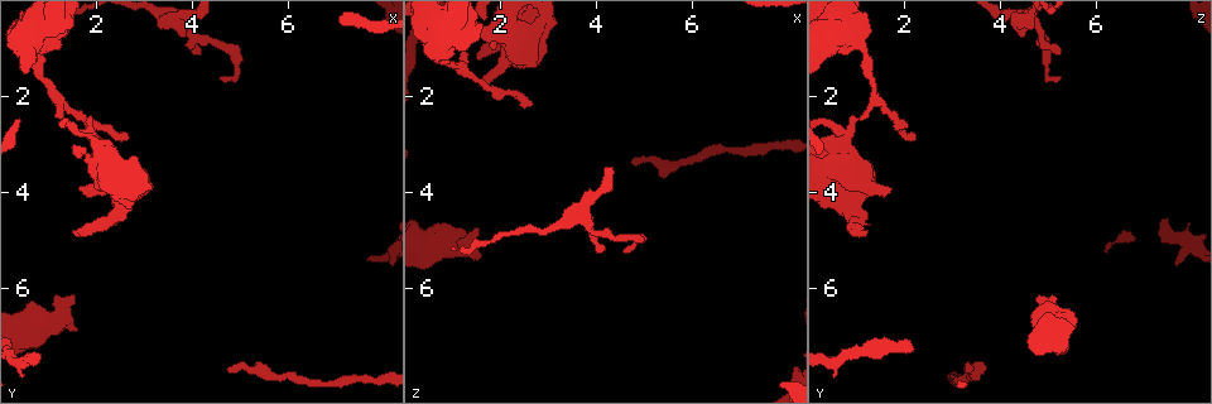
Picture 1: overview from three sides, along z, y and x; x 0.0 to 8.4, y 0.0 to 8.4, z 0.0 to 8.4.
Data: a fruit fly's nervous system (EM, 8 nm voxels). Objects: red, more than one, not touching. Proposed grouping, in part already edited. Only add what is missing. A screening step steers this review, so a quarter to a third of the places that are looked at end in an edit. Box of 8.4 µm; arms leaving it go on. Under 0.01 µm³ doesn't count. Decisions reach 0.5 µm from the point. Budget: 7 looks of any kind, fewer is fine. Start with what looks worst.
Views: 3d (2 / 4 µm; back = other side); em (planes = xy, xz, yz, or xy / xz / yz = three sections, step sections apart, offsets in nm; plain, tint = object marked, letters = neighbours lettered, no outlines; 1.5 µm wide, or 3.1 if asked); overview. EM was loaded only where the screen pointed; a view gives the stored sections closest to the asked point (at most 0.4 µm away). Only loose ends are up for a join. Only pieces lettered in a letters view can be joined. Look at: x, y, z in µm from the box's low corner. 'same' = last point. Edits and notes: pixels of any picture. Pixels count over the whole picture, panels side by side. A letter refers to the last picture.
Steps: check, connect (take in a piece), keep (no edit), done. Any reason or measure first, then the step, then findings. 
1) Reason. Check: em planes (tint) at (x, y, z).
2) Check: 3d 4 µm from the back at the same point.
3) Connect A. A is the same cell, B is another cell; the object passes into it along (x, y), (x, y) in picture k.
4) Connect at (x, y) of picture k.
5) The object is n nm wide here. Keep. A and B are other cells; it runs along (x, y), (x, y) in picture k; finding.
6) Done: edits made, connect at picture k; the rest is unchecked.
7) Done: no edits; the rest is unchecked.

Thick end. Check: em planes (letters) at (1.45, 6.20, 4.75).

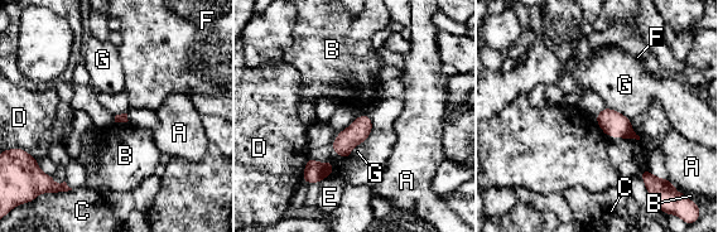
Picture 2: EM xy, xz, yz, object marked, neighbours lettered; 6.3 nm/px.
Keep. A, B, C, D, E, F and G are other cells; a border runs along (594, 119), (607, 136) in picture 2; no lettered piece goes on from it.

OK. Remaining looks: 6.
Branch stops here. Check: 3d 4 µm at (1.60, 4.90, 1.20).

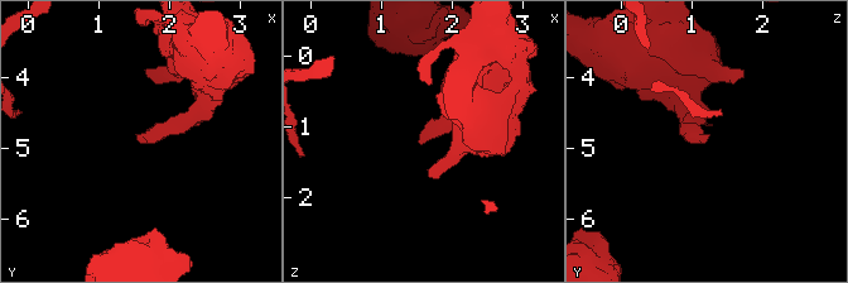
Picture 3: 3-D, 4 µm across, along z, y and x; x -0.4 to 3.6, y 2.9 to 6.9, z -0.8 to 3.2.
Check: em xz step 8 (tint) at (1.55, 4.85, 1.20).

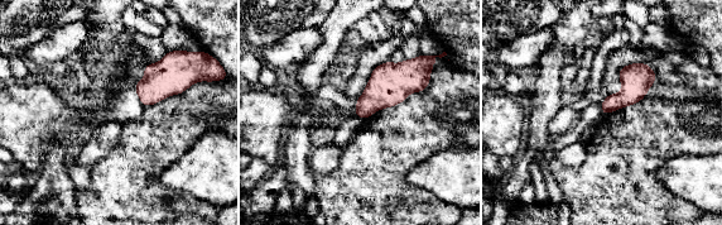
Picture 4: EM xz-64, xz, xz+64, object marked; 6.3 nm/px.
Another direction. Check: em planes (letters) at the same point.

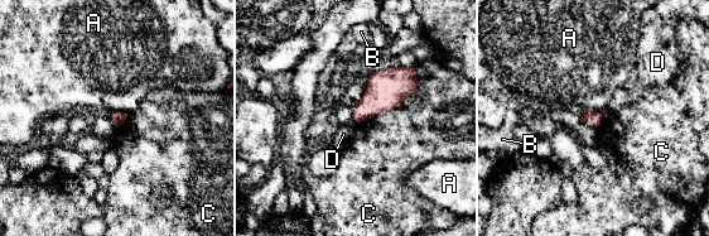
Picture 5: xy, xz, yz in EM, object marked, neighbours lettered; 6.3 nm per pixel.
Keep. A, B, C and D are other cells; none of them fits.

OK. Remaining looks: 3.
Tapers out. Check: em xz step 8 (letters) at (4.10, 1.15, 5.15).

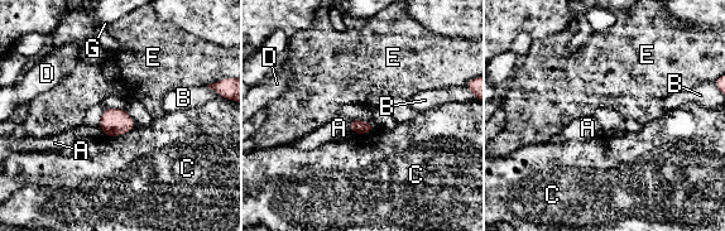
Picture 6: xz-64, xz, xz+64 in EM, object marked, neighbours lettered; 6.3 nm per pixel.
Keep. A, B, C, D, E and G are other cells; a border runs along (350, 119), (350, 129), (354, 134) in picture 6; no lettered piece goes on from it.

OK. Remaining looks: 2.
Done: no edits; the rest is unchecked.

